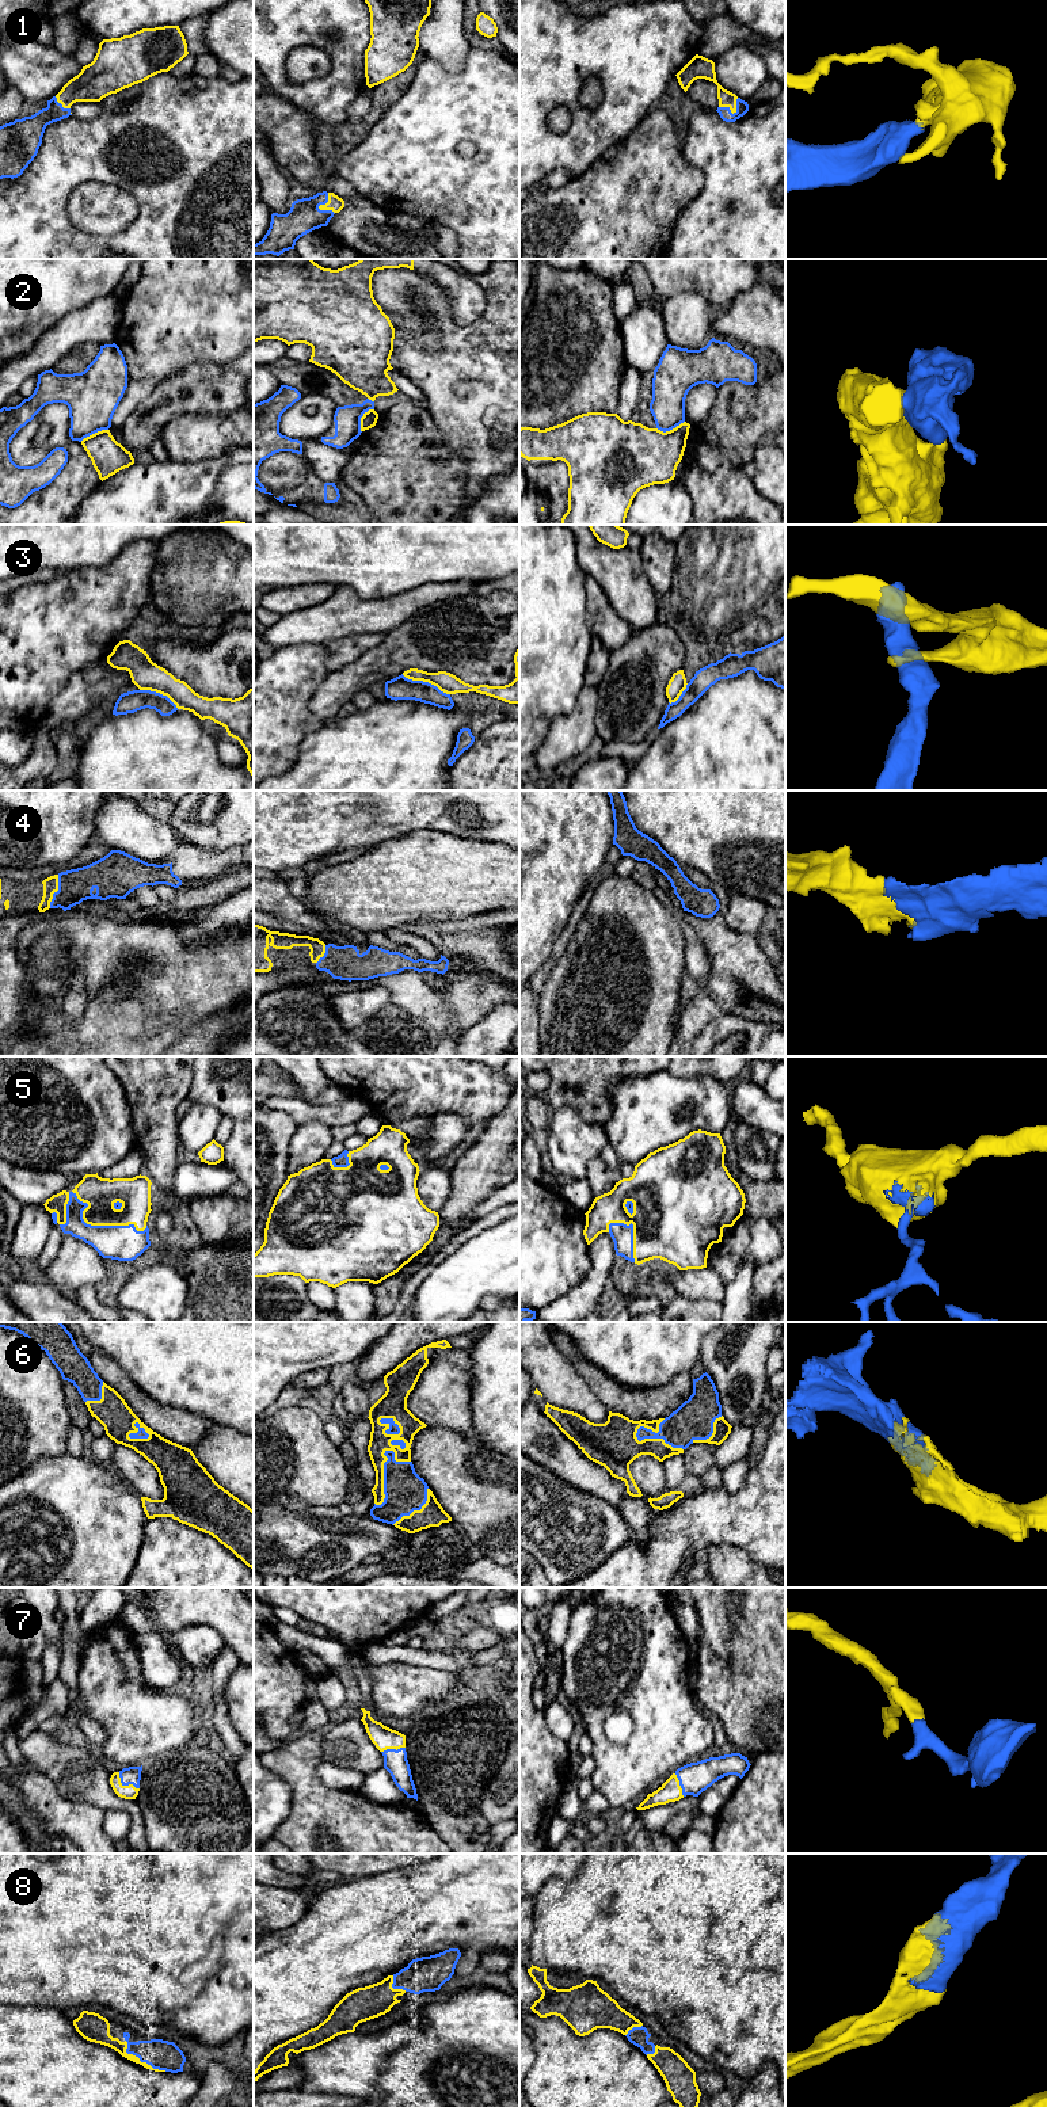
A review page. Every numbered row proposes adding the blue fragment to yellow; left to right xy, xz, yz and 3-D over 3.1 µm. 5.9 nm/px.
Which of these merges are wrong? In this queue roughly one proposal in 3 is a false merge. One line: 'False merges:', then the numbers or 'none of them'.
False merges: 2, 3

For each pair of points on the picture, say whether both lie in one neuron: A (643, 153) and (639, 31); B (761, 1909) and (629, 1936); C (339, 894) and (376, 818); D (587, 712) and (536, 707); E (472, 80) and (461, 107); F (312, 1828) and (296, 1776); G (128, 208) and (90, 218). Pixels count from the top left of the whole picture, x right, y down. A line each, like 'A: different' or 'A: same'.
A: different
B: same
C: different
D: different
E: same
F: same
G: same

